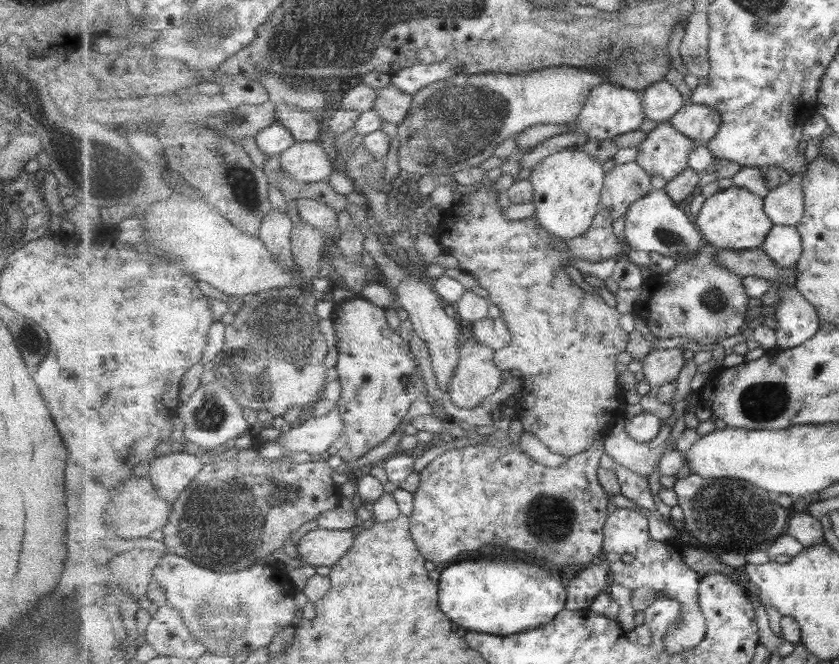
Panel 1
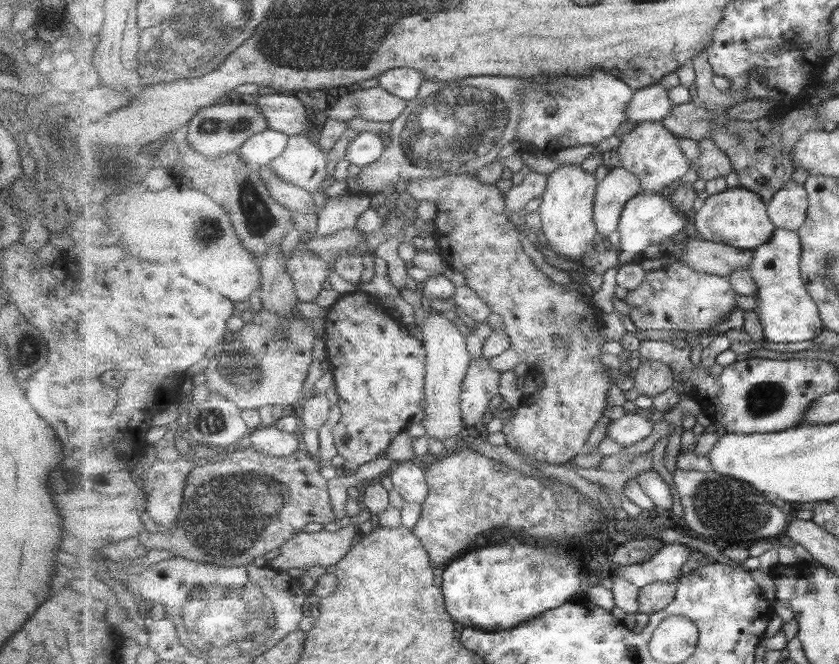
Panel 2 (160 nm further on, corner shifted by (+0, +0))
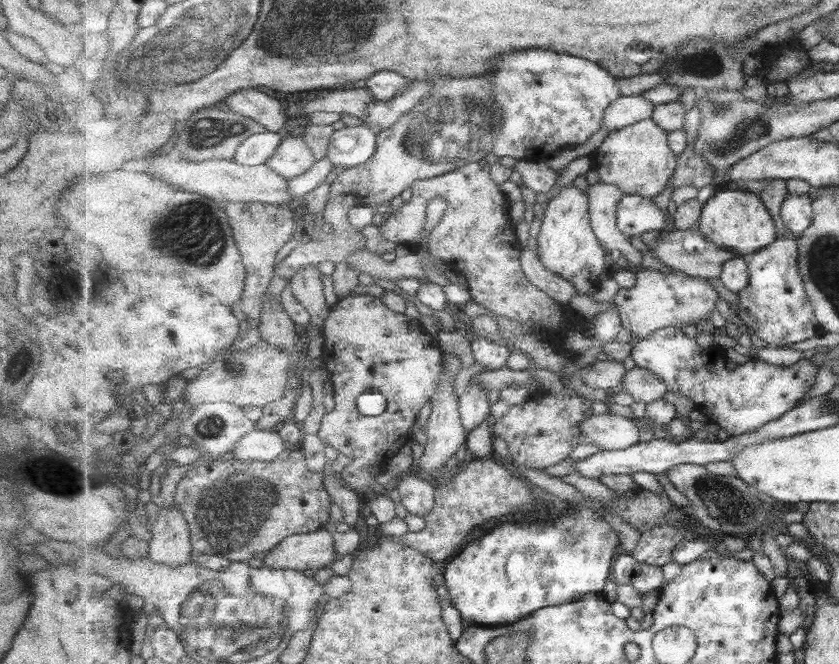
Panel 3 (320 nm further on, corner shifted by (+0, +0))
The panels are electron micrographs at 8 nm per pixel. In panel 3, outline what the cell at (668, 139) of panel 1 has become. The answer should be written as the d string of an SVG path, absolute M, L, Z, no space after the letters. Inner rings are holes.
M652 119L643 120L609 134L605 144L601 144L591 154L591 169L598 173L600 182L618 186L625 195L656 197L668 186L675 174L678 156L671 150L669 134Z

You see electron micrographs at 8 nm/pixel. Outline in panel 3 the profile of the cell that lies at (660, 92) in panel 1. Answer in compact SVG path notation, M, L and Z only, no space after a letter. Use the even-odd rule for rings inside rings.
M642 95L625 96L615 100L607 112L605 112L605 124L603 128L609 130L609 133L622 130L627 126L633 126L653 118L655 108L651 101L645 99Z

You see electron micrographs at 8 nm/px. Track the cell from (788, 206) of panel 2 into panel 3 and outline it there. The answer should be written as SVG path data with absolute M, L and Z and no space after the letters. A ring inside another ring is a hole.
M791 195L781 207L782 219L793 237L800 237L815 219L813 201L803 195Z

